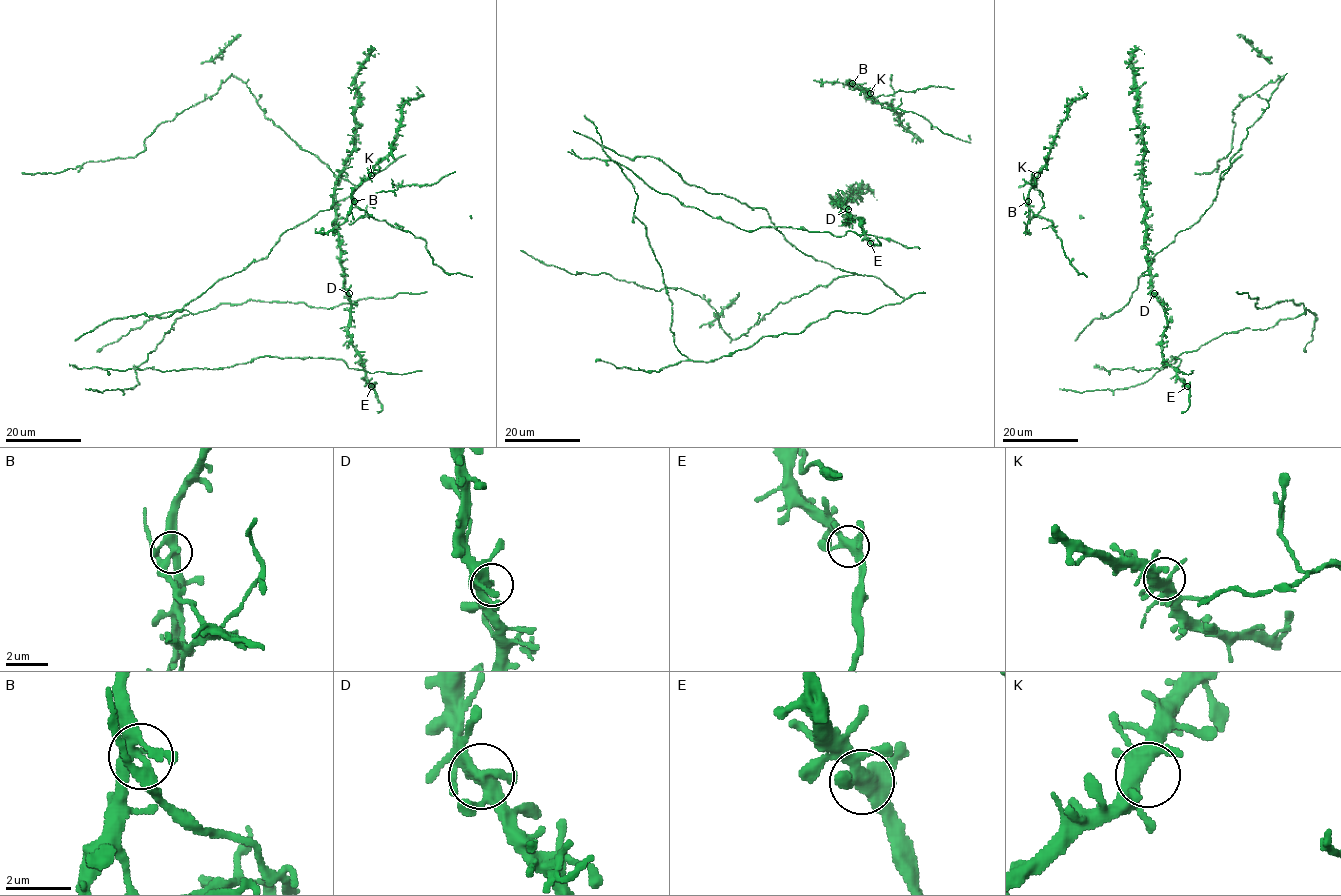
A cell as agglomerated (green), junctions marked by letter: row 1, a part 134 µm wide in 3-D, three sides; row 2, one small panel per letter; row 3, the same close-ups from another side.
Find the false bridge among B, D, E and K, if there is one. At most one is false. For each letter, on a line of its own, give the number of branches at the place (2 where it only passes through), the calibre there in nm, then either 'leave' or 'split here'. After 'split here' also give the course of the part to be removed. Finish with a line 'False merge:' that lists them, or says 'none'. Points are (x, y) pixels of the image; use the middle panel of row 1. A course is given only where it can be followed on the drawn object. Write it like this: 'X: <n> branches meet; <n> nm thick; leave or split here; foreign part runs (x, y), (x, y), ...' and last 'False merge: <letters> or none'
B: 5 branches meet; 360 nm thick; split here; foreign part runs (852, 83), (865, 87), (873, 101), (886, 108), (921, 115), (944, 134), (971, 143)
D: 5 branches meet; 380 nm thick; leave
E: 5 branches meet; 340 nm thick; leave
K: 5 branches meet; 400 nm thick; leave
False merge: B

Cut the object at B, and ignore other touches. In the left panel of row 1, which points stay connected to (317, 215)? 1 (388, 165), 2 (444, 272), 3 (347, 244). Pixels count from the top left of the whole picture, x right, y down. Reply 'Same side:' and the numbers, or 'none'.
Same side: 1, 3

